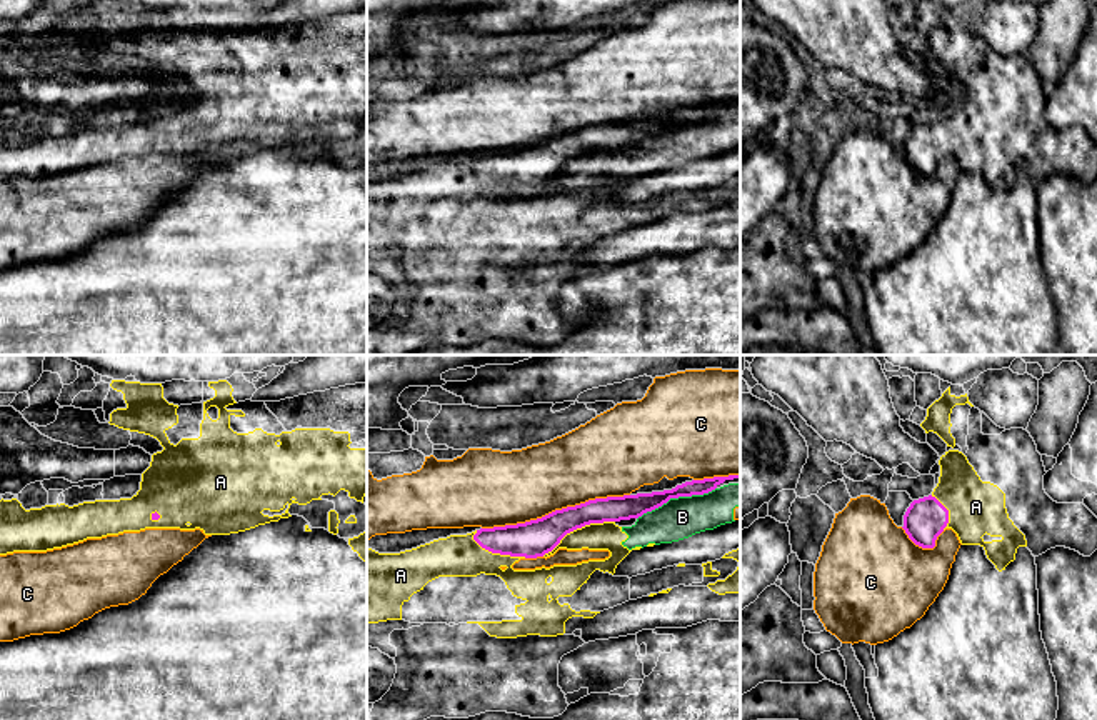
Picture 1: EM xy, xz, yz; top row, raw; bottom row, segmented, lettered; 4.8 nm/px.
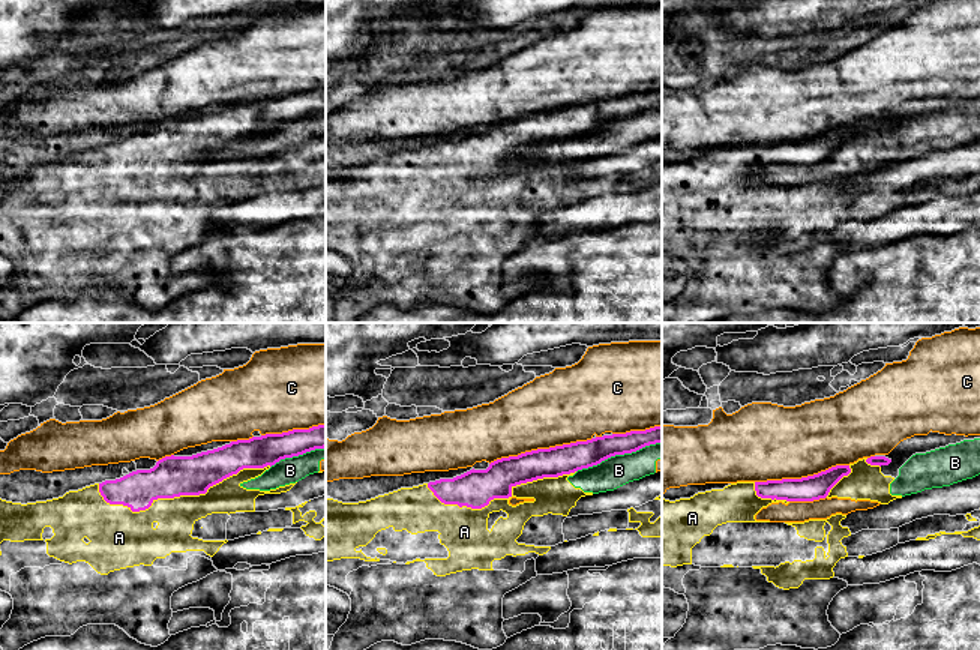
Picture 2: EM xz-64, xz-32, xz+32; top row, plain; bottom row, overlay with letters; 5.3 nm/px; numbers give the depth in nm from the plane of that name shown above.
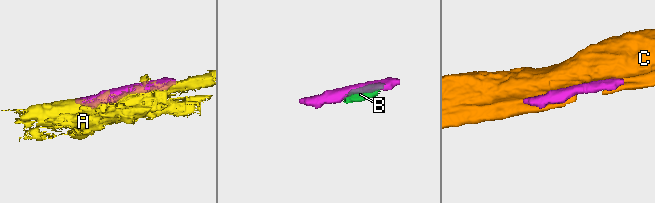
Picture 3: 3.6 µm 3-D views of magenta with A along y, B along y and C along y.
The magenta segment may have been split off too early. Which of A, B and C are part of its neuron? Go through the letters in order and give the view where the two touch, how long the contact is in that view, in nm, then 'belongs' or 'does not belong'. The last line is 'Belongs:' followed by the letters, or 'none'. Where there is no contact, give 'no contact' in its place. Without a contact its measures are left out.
A: meets magenta in xz; contact 400 nm long; belongs
B: meets magenta in xz; contact 420 nm long; does not belong
C: meets magenta in xz; contact 750 nm long; does not belong
Belongs: A

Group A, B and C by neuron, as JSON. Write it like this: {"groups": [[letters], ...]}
{"groups": [["A"], ["B", "C"]]}

